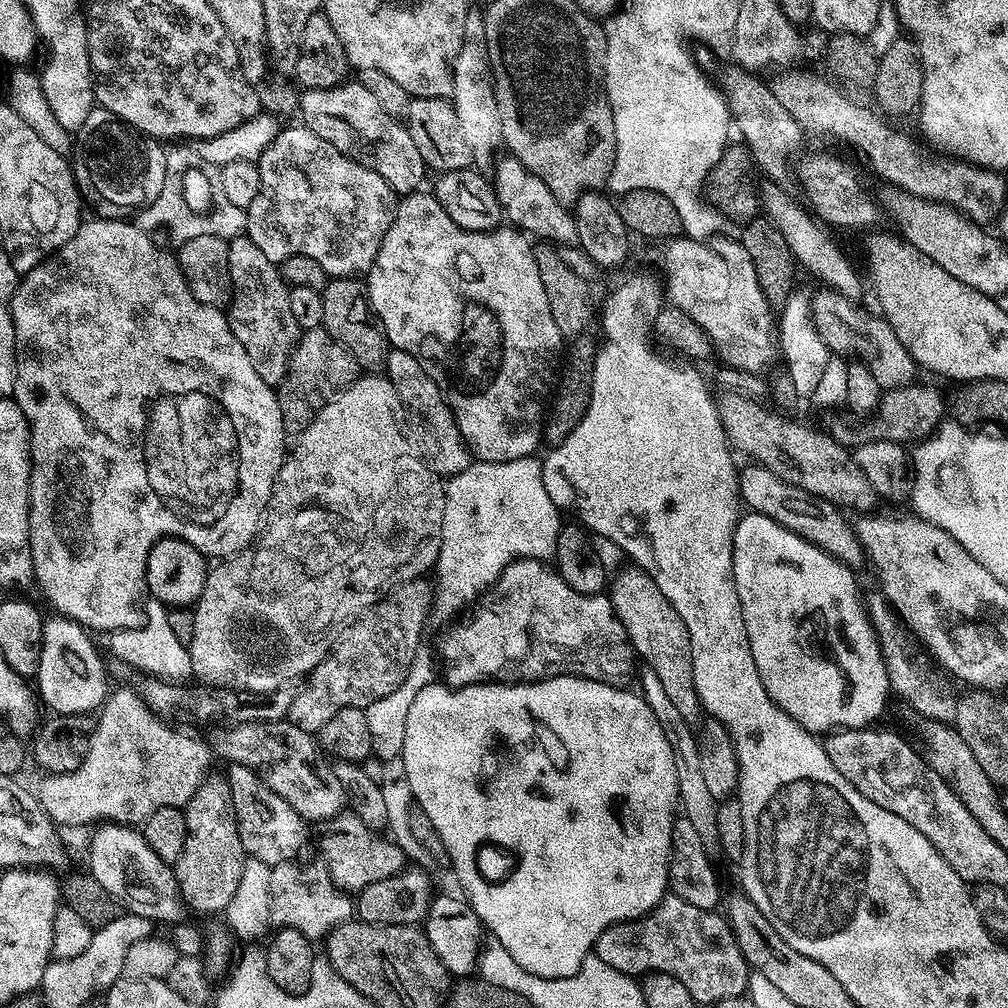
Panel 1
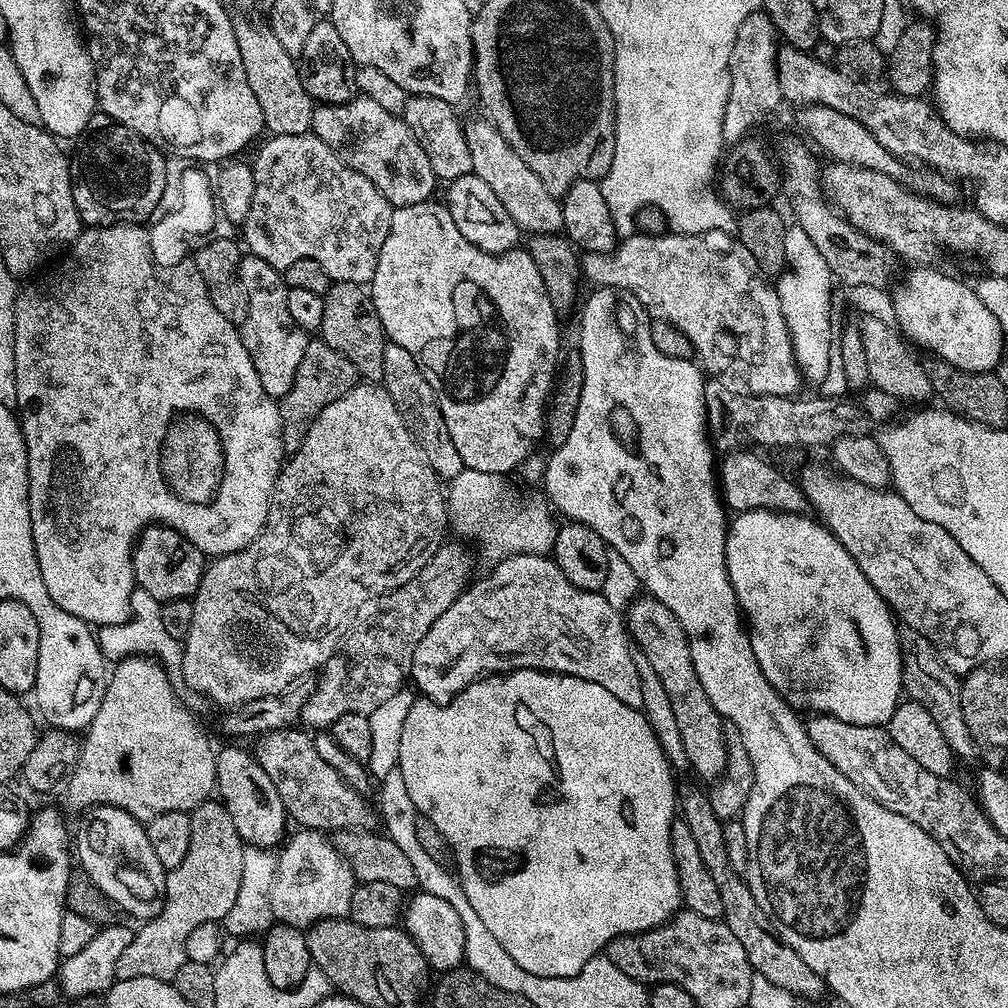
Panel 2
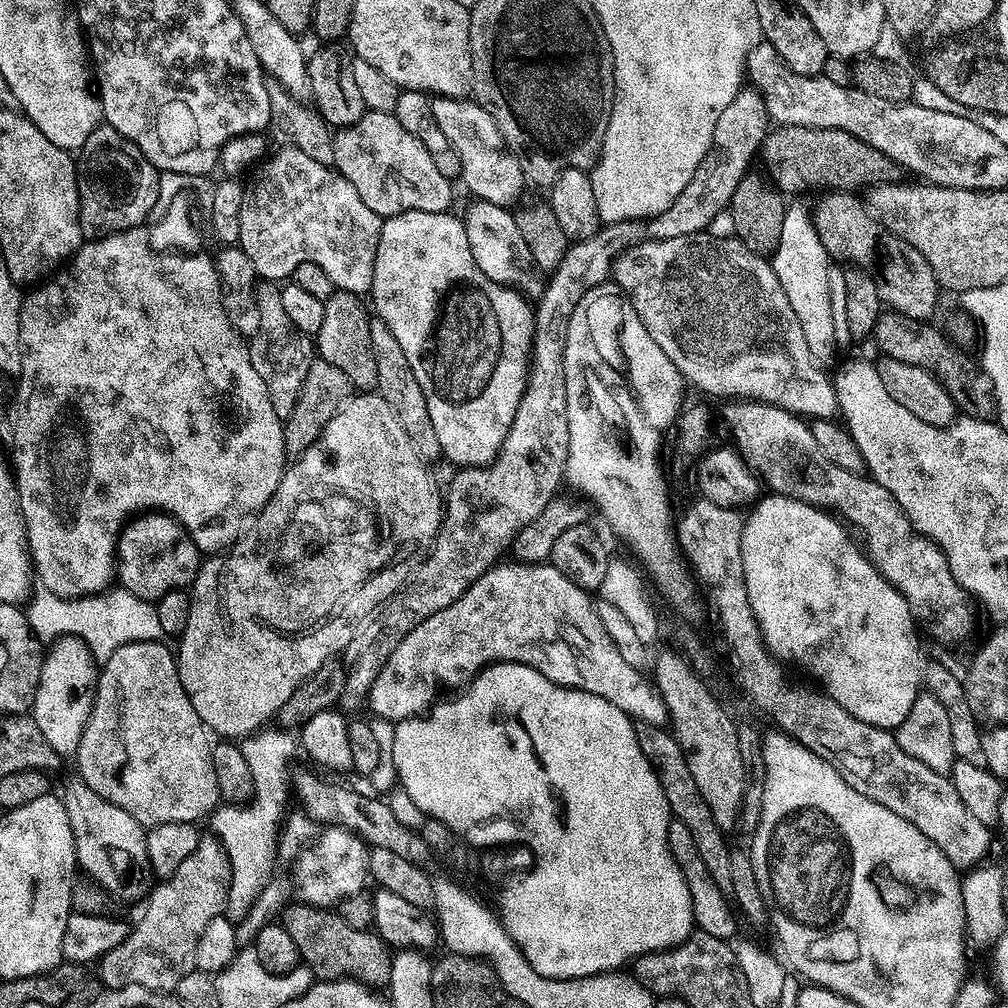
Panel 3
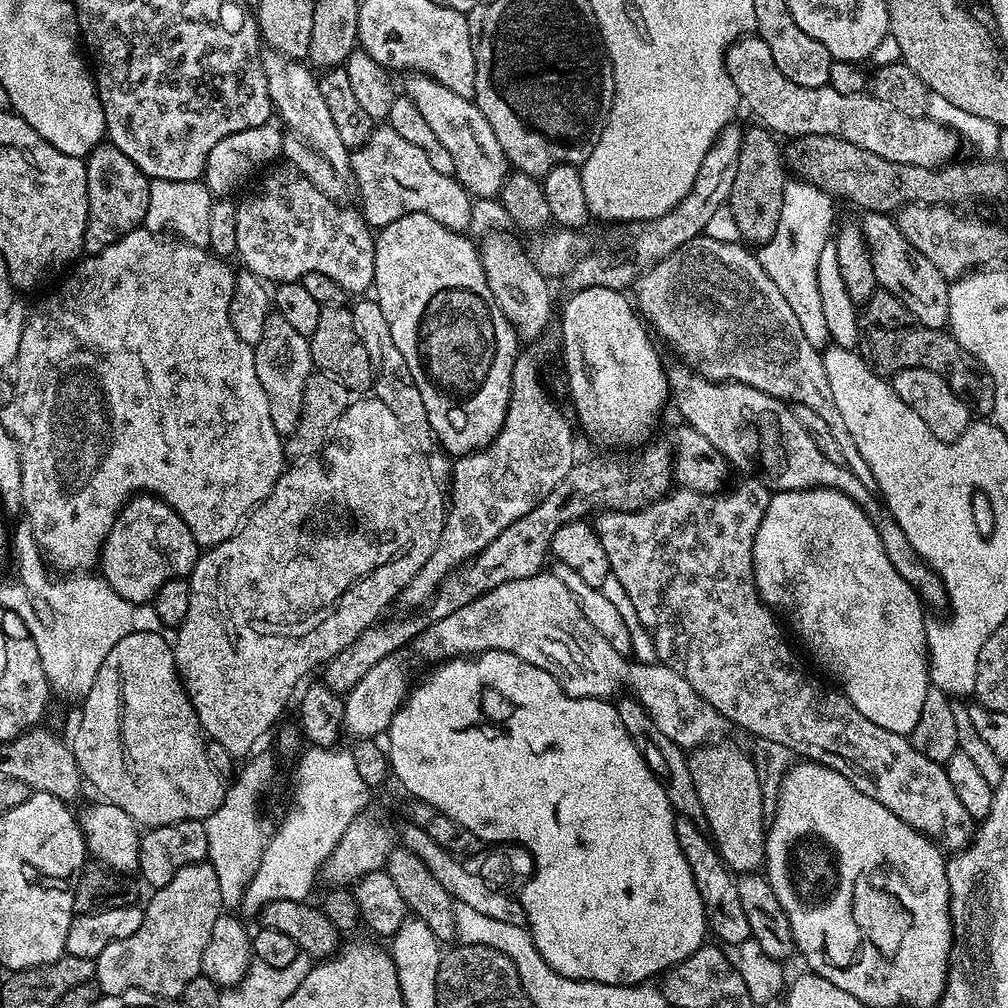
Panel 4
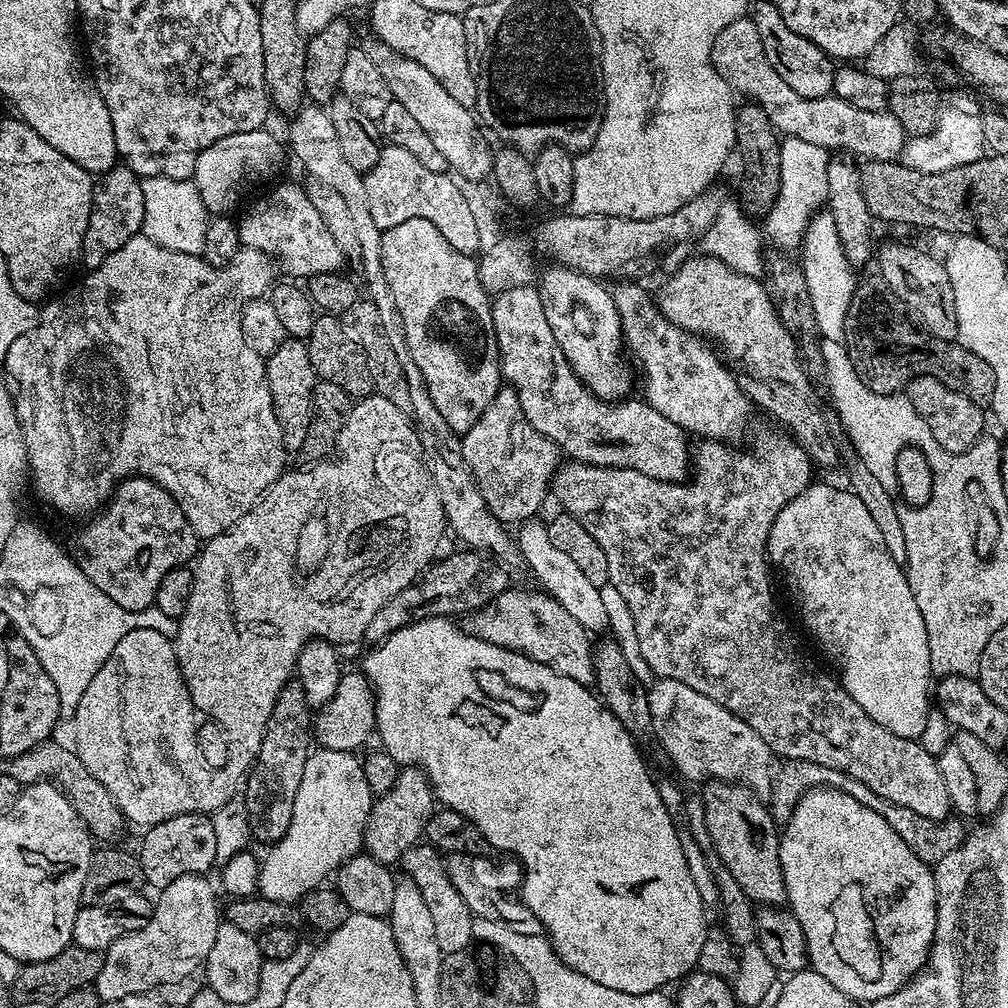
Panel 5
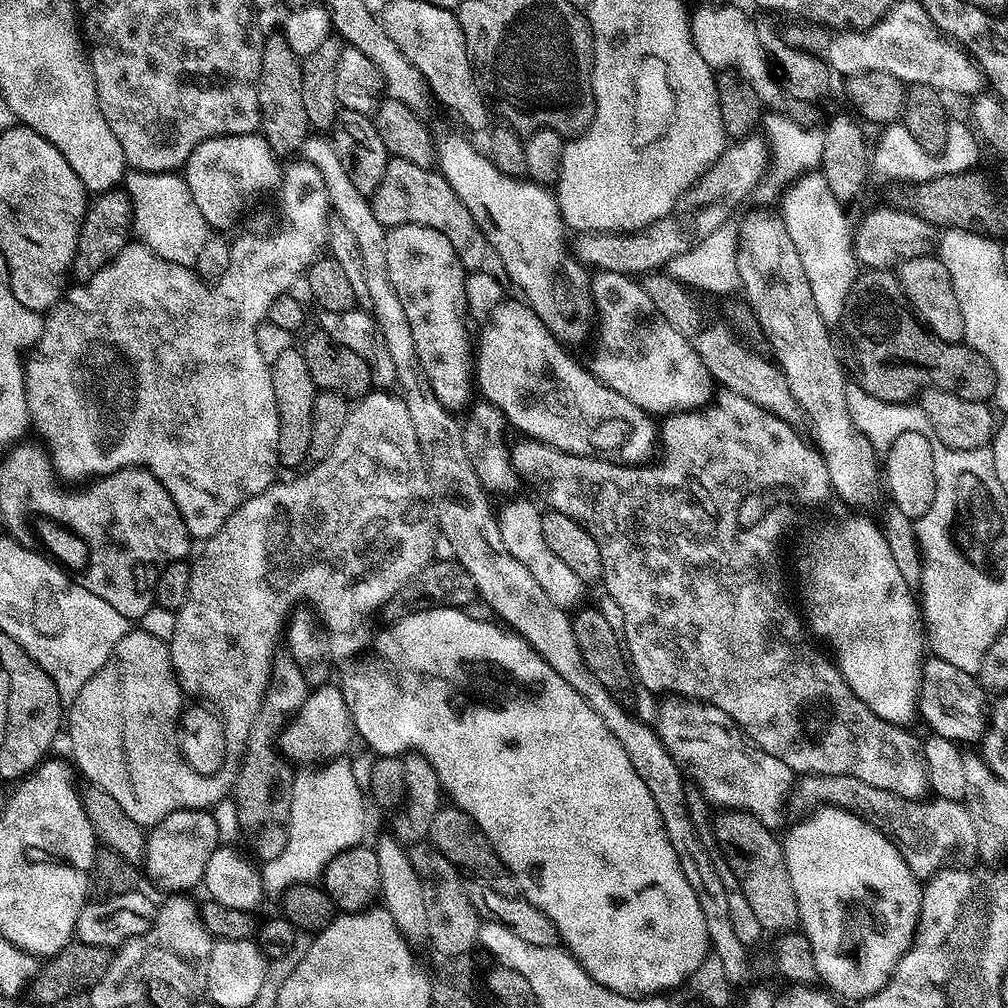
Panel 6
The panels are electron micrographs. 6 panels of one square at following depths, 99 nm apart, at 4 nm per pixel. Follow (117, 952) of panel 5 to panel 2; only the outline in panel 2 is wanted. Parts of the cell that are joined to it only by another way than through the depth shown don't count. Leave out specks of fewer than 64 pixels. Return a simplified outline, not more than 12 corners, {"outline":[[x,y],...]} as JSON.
{"outline":[[219,799],[190,813],[164,908],[135,929],[117,980],[175,981],[186,942],[223,921],[243,838]]}

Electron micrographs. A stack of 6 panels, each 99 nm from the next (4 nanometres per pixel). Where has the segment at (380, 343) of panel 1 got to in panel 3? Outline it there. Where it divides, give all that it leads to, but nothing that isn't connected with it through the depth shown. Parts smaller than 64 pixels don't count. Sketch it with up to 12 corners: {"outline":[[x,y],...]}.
{"outline":[[333,291],[314,335],[319,359],[353,389],[372,390],[378,362],[370,312]]}

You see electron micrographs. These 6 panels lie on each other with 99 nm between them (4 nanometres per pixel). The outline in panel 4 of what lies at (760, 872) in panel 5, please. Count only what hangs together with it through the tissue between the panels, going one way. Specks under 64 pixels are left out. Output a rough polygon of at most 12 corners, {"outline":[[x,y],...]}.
{"outline":[[751,755],[688,756],[703,823],[733,873],[764,866],[765,785]]}

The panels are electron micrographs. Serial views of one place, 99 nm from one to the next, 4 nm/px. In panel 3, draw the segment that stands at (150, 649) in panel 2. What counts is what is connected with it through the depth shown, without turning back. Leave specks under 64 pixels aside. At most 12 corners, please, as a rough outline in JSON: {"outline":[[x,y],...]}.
{"outline":[[119,586],[95,596],[27,601],[41,642],[118,646],[165,639],[155,603]]}

